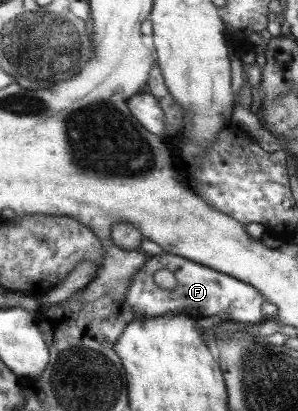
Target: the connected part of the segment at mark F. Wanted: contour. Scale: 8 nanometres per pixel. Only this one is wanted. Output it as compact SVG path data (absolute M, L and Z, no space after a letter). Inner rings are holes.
M165 251L160 255L148 256L140 269L133 273L125 293L125 302L132 307L138 318L185 313L199 321L201 317L226 312L232 316L231 321L249 326L267 317L261 310L264 301L263 295L249 283ZM160 269L168 269L174 274L177 281L174 289L162 289L156 285L153 275Z

